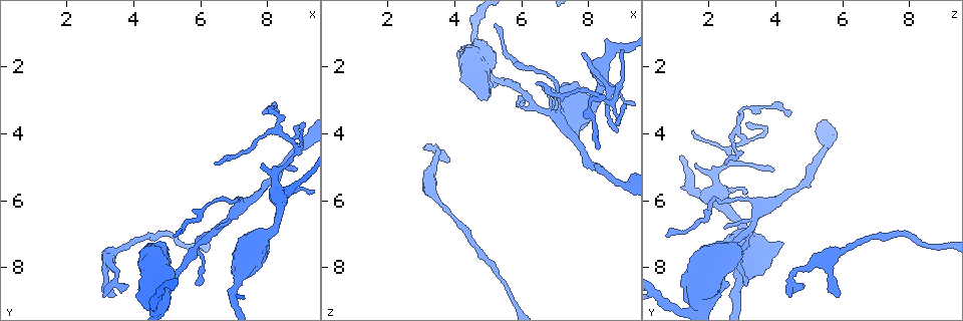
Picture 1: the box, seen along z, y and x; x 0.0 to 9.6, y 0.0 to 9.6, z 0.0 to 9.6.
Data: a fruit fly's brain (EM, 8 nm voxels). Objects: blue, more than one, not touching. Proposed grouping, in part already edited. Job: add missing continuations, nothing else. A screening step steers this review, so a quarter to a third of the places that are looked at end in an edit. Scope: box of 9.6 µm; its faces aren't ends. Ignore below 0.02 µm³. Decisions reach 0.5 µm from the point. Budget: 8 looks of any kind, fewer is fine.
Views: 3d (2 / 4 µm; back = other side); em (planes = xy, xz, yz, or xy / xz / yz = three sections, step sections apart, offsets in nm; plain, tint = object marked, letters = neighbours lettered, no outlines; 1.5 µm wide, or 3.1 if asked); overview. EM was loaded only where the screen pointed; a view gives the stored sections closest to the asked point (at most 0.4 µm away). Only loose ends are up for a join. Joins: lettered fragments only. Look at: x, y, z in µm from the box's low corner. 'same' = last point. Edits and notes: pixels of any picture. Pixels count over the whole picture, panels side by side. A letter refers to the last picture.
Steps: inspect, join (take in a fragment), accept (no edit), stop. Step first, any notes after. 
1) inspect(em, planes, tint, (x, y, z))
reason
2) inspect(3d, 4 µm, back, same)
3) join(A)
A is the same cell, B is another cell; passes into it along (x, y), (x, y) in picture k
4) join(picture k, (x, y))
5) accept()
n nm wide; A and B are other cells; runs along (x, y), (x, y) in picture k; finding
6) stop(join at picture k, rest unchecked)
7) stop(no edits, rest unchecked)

inspect(em, xy, step 4, letters, (3.45, 8.90, 5.95))
an open end

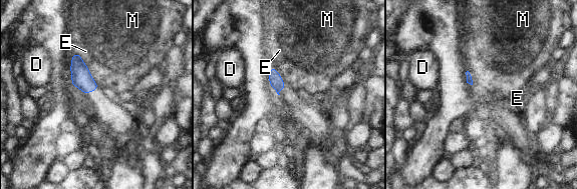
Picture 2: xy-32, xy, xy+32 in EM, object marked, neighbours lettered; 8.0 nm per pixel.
accept()
D, E and M are other cells; border along (273, 65), (286, 86), (280, 94) in picture 2; no lettered fragment goes on from it

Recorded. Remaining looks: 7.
inspect(em, planes, letters, (5.25, 7.15, 0.80))
long arm stops here

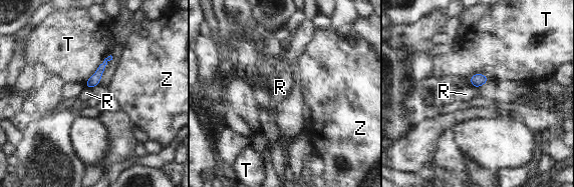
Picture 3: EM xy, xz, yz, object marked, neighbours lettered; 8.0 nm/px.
accept()
90 nm wide; R, T and Z are other cells; border along (85, 87), (90, 88) in picture 3; none of them fits

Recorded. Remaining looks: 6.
inspect(3d, 2 µm, (7.85, 4.90, 1.55))
branch stops here

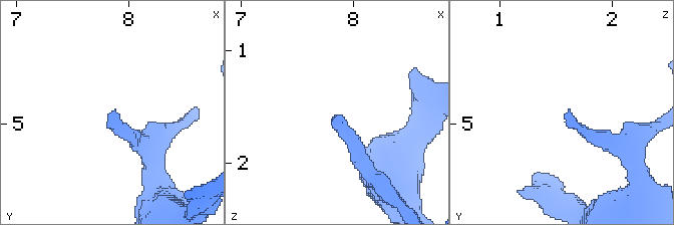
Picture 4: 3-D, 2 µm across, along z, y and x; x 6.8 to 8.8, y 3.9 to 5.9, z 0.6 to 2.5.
inspect(em, xy, step 4, letters, (7.90, 4.86, 1.62))
now the EM

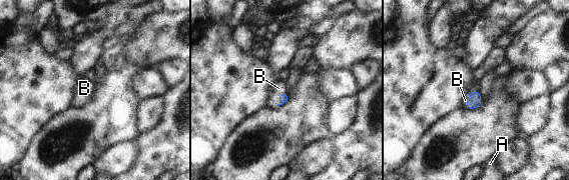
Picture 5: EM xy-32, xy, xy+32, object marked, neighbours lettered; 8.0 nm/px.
inspect(em, planes, letters, same)

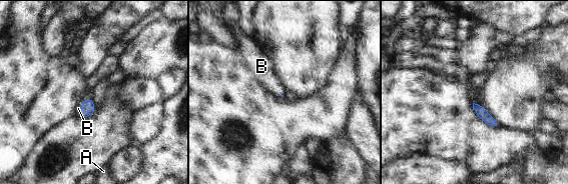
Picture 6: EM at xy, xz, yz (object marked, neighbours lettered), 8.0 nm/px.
join(B)
B is the same cell, A is another cell; passes into it along (87, 107), (81, 109), (78, 108) in picture 6; the neuron continues

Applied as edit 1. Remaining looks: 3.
stop(join at picture 6, rest unchecked)

